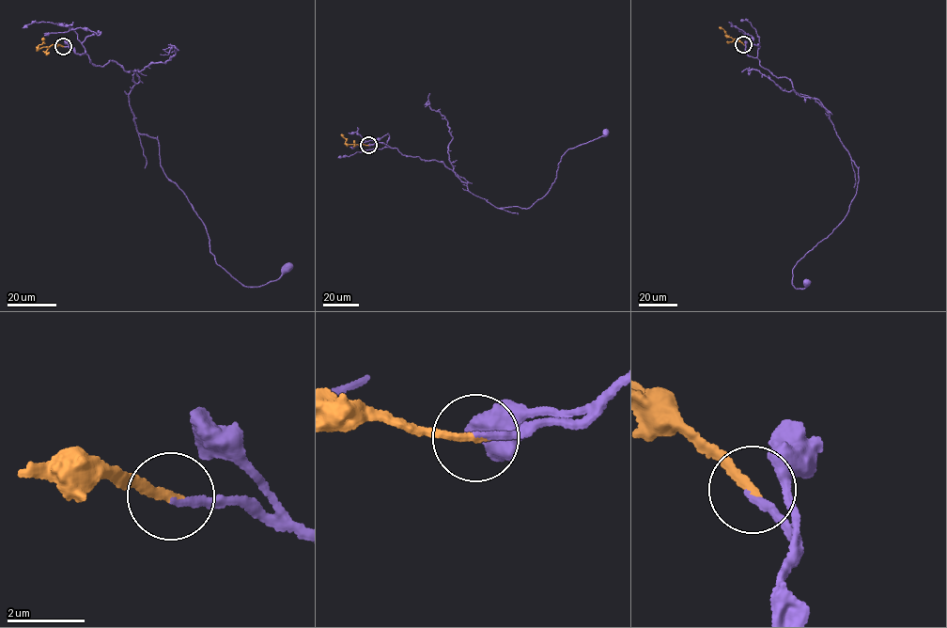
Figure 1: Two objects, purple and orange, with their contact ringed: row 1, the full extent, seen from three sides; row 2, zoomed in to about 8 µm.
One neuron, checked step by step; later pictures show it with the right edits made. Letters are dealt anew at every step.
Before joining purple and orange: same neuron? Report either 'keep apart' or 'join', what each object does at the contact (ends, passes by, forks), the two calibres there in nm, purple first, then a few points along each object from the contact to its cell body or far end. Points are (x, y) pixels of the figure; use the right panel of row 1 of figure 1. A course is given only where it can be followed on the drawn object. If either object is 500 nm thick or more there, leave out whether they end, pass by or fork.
join | purple ends | orange ends | 170/220 nm | purple via (743, 44), (760, 65), (825, 108), (858, 169), (845, 217), (793, 268), (794, 287), (804, 289), (807, 282) | orange via (743, 44), (719, 28)

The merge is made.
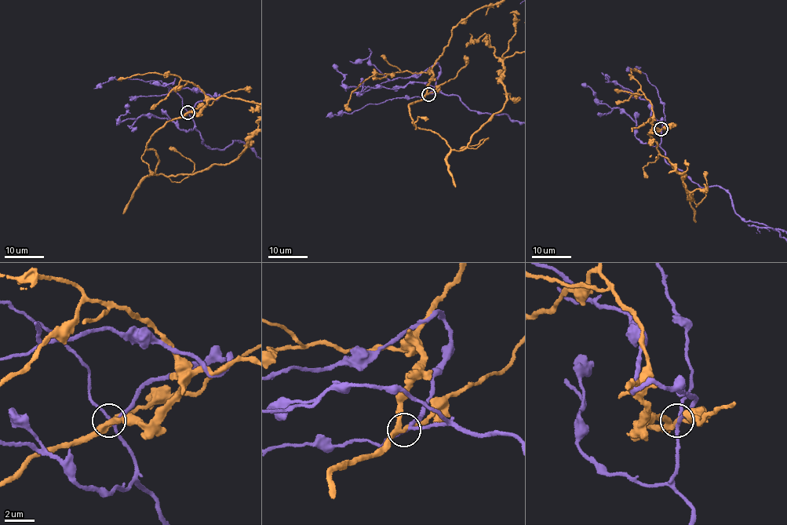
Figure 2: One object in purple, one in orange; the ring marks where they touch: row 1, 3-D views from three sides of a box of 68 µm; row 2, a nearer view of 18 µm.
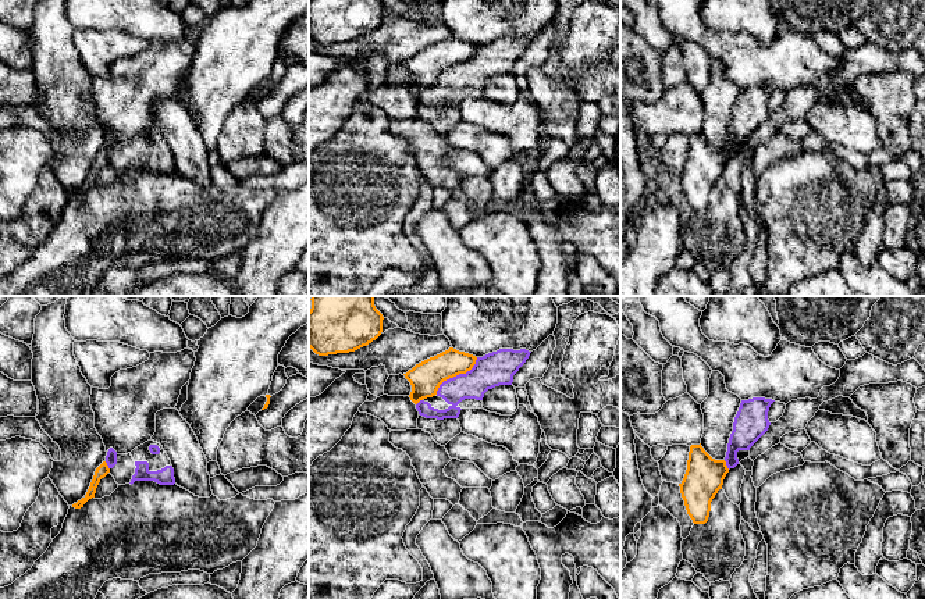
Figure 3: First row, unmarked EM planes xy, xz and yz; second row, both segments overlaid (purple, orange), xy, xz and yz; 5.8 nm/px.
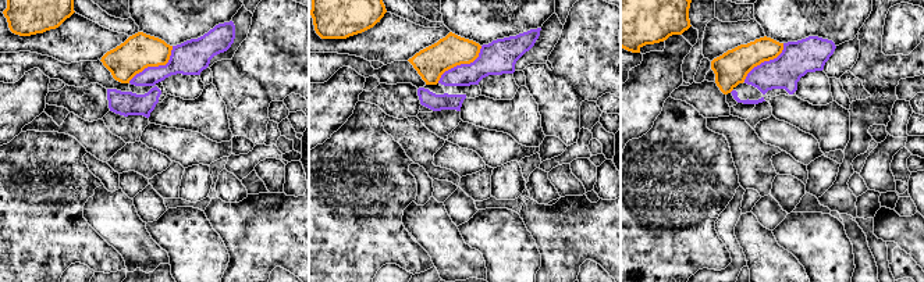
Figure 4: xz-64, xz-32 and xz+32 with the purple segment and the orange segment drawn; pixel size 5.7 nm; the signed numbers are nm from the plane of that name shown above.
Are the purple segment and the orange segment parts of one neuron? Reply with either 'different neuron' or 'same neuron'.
different neuron

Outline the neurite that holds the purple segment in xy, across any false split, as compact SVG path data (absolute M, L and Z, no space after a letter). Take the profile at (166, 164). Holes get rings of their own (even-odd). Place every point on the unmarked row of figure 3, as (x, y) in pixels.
M150 128L135 136L131 145L136 154L131 174L135 170L154 170L160 174L175 172L171 149L160 132Z

